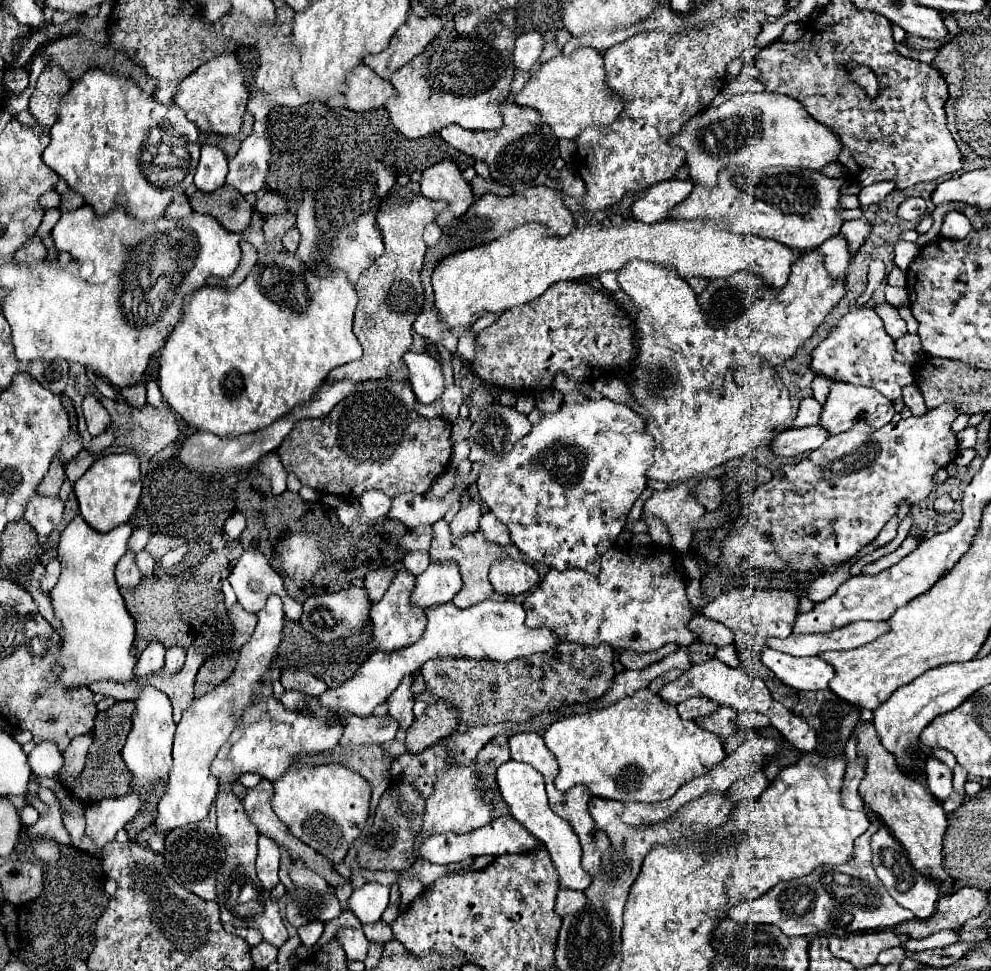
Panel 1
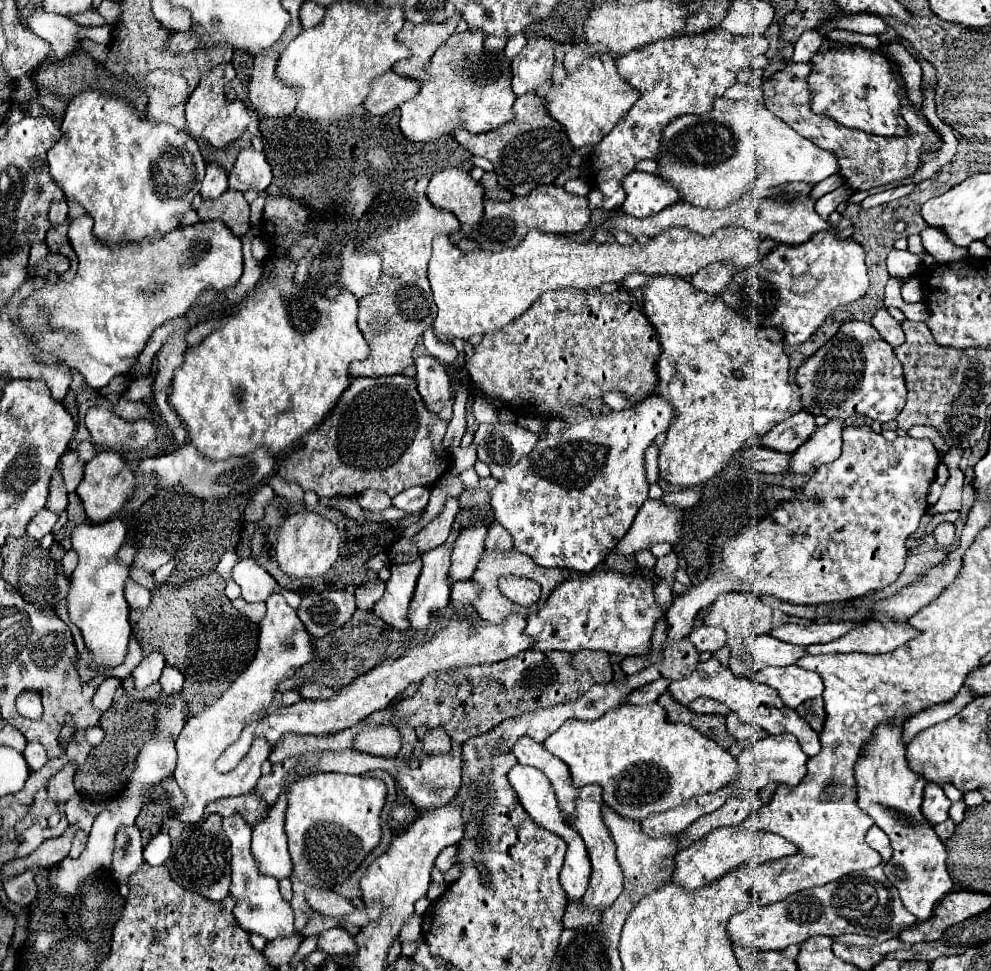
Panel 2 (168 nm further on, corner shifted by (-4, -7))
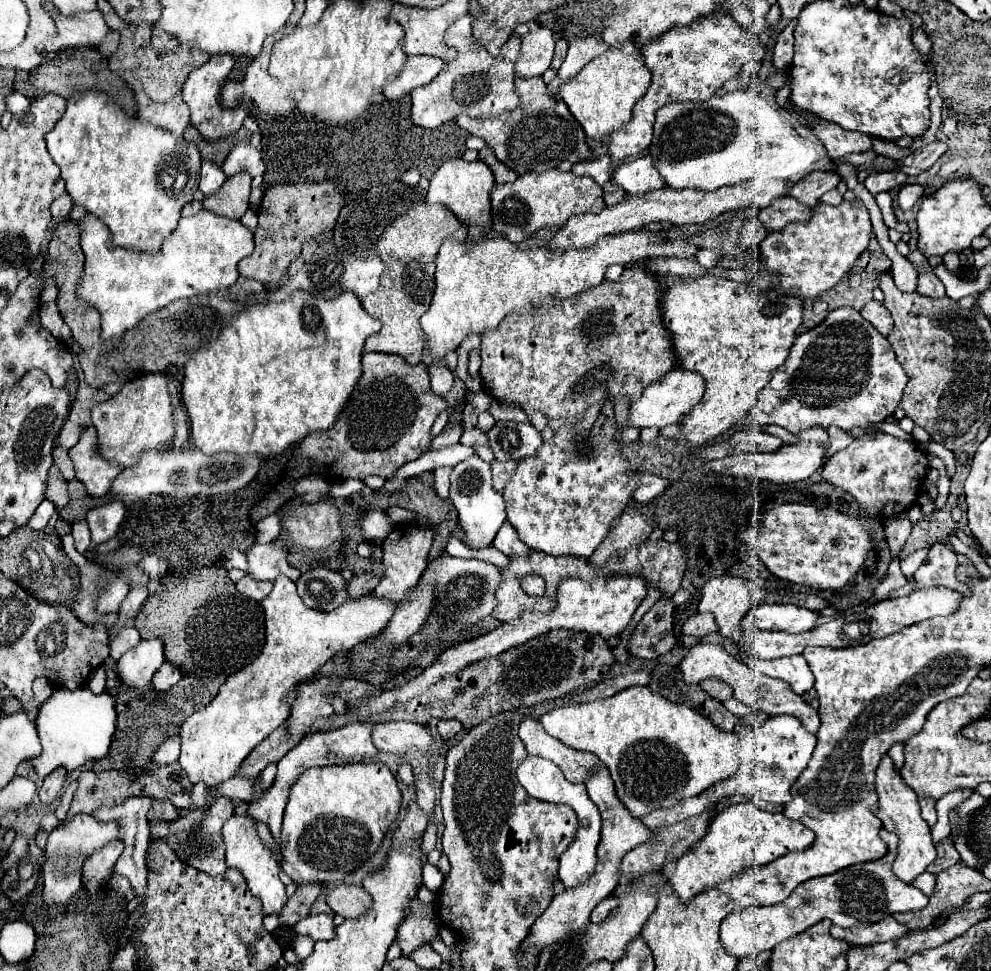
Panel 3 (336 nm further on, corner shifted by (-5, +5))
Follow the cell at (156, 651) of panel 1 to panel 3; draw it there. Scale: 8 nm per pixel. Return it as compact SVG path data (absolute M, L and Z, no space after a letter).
M158 638L142 640L118 660L116 670L126 686L144 688L164 660L164 644Z

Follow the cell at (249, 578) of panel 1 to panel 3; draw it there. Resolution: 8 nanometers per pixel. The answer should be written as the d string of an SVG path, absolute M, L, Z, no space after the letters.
M280 538L270 544L254 544L246 552L246 556L248 556L248 574L252 578L264 580L264 582L272 582L280 574L288 576L294 582L300 578L300 572L288 566L286 562L286 550Z

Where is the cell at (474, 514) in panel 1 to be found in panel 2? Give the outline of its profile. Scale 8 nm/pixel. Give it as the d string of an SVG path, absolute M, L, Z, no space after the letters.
M437 546L421 554L423 570L415 588L415 596L409 606L409 622L413 630L423 630L429 626L431 618L447 608L449 604L449 566L451 566L449 546Z

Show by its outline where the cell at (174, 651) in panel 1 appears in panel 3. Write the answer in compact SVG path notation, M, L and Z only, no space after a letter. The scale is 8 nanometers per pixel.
M164 662L164 666L160 666L160 670L156 672L156 678L152 678L152 686L154 686L154 690L164 692L164 690L172 688L180 678L182 678L180 670L174 664Z

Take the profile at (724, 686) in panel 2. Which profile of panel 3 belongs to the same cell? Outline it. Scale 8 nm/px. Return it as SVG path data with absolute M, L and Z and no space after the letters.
M698 644L698 646L690 648L690 652L680 662L680 670L682 670L684 682L688 682L688 684L700 684L706 678L726 682L734 690L734 698L738 702L750 706L752 710L762 710L768 716L790 714L790 716L796 716L808 732L812 732L812 734L818 732L818 726L820 726L818 712L812 710L798 694L794 694L786 682L780 682L778 678L768 678L766 674L752 670L752 666L736 662L732 656L728 656L724 652L724 648L720 644Z

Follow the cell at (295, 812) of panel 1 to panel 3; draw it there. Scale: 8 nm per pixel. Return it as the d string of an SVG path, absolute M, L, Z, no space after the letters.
M344 764L322 766L304 772L290 788L282 826L282 870L294 882L336 884L360 868L380 846L386 830L400 810L400 790L386 764Z

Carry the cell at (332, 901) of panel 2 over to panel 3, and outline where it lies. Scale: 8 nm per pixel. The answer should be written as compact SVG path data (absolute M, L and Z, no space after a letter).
M342 884L342 886L334 886L326 894L326 902L334 914L340 914L344 918L356 918L370 908L372 898L362 886Z

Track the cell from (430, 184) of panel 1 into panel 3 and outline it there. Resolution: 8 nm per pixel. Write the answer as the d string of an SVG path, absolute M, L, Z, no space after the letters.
M462 158L446 160L430 178L430 188L426 200L432 204L448 206L454 216L468 228L468 242L482 240L482 234L490 230L490 190L494 188L494 176L490 168L482 162L466 162Z

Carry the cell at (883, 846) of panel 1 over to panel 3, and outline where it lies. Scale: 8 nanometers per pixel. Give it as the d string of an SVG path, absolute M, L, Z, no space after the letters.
M888 754L880 760L880 766L876 768L876 794L878 794L876 816L882 820L884 828L894 832L900 840L898 856L894 860L892 870L902 882L912 884L932 864L932 860L936 858L936 848L932 842L928 822L924 822L924 818L920 818L920 804L918 804L916 792L904 782L900 770L896 770L896 766Z

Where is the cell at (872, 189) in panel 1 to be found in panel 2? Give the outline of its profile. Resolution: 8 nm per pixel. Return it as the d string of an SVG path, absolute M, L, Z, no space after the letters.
M913 184L909 186L899 186L899 188L893 188L893 190L885 190L885 192L877 192L877 194L869 194L863 202L861 202L861 208L869 210L873 206L879 206L879 204L887 204L891 200L897 200L901 196L907 196L913 192Z

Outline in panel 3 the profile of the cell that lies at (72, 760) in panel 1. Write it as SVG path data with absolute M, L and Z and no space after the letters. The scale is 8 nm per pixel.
M56 768L54 772L50 772L44 778L44 784L42 784L40 792L38 792L42 804L50 804L50 802L54 802L60 796L60 792L64 788L64 782L66 782L66 774L68 772L64 768Z

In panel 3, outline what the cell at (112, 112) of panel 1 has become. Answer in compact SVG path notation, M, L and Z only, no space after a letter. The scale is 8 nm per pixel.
M88 90L68 100L64 116L54 130L46 134L46 144L54 164L66 180L66 192L72 196L74 204L80 204L108 226L114 246L156 252L162 240L176 228L184 204L192 202L192 196L198 190L198 146L182 136L176 138L170 130L160 130L150 122L128 116L108 94L98 90Z

